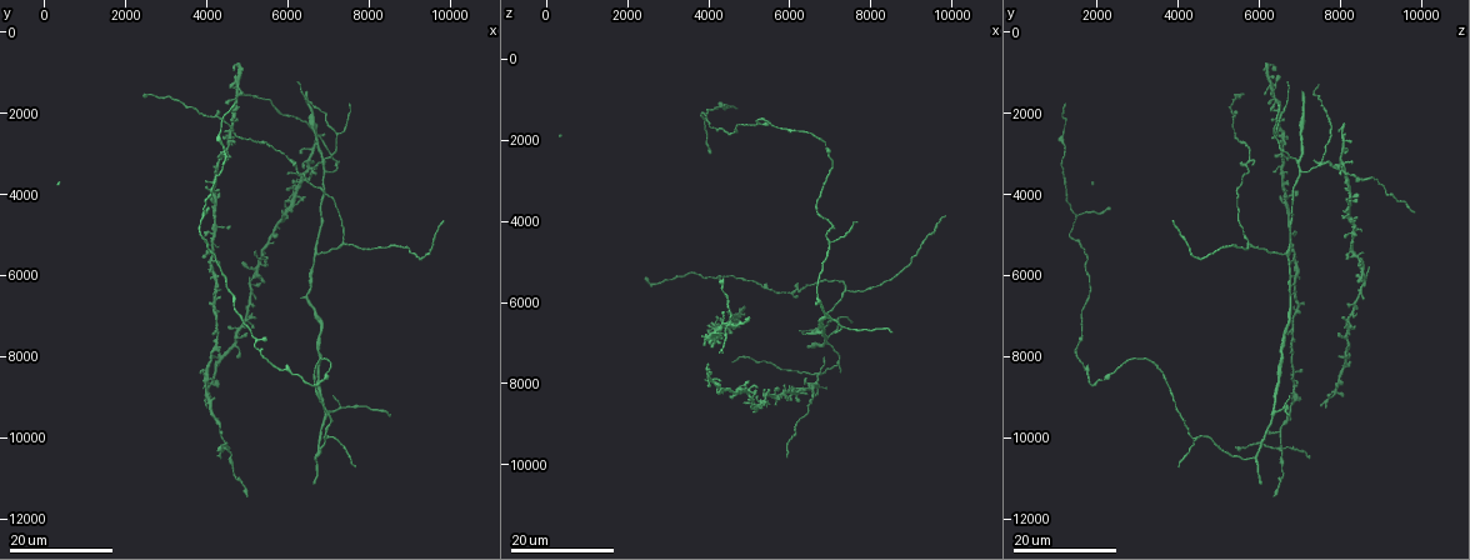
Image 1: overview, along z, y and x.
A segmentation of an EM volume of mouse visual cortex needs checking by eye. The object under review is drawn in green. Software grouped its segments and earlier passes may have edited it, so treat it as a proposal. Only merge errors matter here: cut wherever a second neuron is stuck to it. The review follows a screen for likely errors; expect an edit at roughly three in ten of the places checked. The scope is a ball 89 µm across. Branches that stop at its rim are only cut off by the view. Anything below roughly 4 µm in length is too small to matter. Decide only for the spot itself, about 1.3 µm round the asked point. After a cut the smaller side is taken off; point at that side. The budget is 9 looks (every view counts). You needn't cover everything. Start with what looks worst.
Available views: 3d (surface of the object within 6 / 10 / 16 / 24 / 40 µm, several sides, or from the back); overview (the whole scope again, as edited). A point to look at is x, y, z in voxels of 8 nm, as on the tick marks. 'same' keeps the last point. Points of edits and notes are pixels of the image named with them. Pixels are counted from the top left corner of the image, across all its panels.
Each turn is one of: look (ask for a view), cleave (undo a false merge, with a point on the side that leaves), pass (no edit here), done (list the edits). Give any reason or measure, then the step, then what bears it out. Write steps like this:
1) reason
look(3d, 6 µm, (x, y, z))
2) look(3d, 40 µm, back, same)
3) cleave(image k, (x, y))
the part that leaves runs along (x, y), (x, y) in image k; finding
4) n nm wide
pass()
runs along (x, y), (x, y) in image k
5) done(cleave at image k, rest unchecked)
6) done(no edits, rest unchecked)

branch point
look(3d, 16 µm, (7000, 9950, 4450))

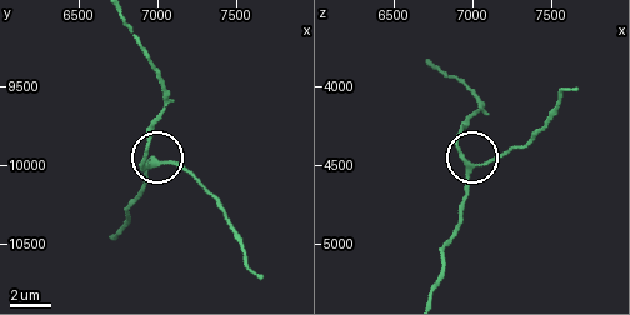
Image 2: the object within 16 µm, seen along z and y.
zoom in
look(3d, 6 µm, (6980, 10000, 4500))

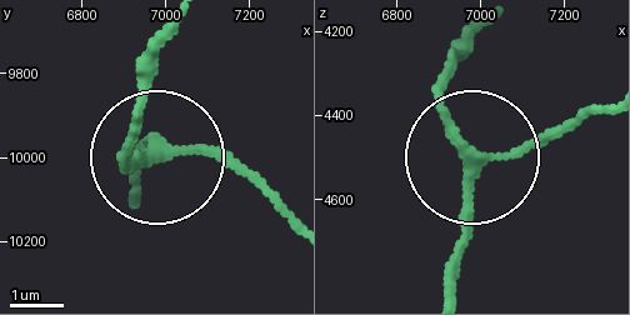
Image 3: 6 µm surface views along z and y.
190 nm wide
pass()
runs along (446, 288), (469, 234), (473, 158), (585, 116) in image 3; continuous, no second neuron

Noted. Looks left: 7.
thin arm on a thick one
look(3d, 24 µm, (7050, 9450, 6450))

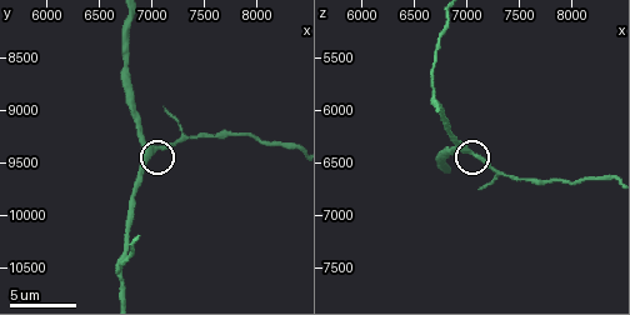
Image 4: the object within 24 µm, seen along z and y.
look(3d, 10 µm, (7040, 9360, 6400))

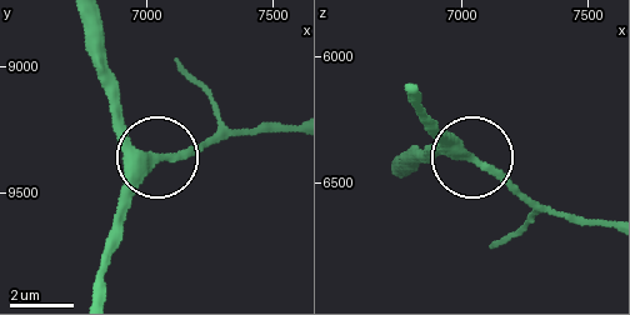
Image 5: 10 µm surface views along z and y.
3 arms
pass()
continuous, no second neuron

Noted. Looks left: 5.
branch point
look(3d, 16 µm, (3950, 4550, 1500))

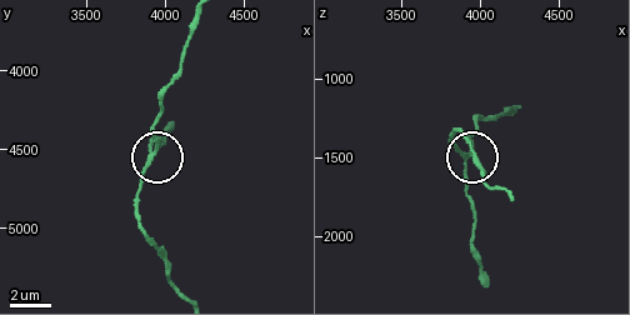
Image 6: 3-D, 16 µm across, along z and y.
look(3d, 10 µm, (3900, 4520, 1500))

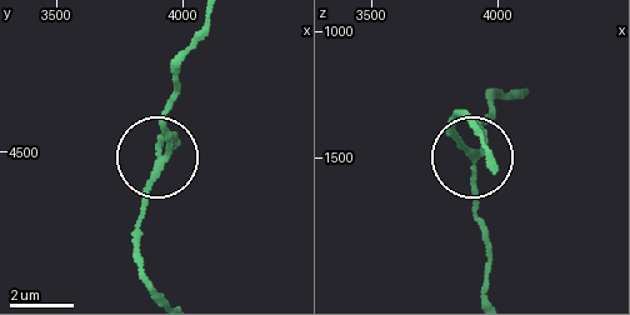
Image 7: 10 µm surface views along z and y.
160 nm wide
pass()
runs along (473, 129), (456, 113), (456, 136), (473, 155), (488, 99) in image 7; all the same neuron

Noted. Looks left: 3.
three-way junction
look(3d, 24 µm, (6950, 3450, 7000))

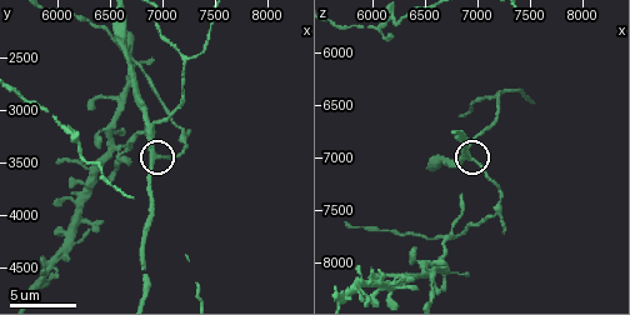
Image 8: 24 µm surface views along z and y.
look(3d, 10 µm, (6920, 3440, 7020))

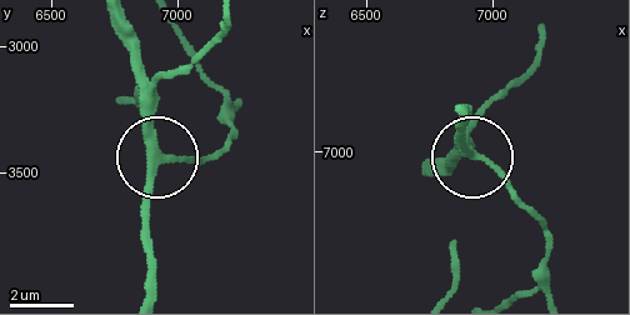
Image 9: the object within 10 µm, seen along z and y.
3 arms
pass()
runs along (146, 290), (146, 176), (154, 144), (146, 75) in image 9; one neuron here

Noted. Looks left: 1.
done(no edits, rest unchecked)

